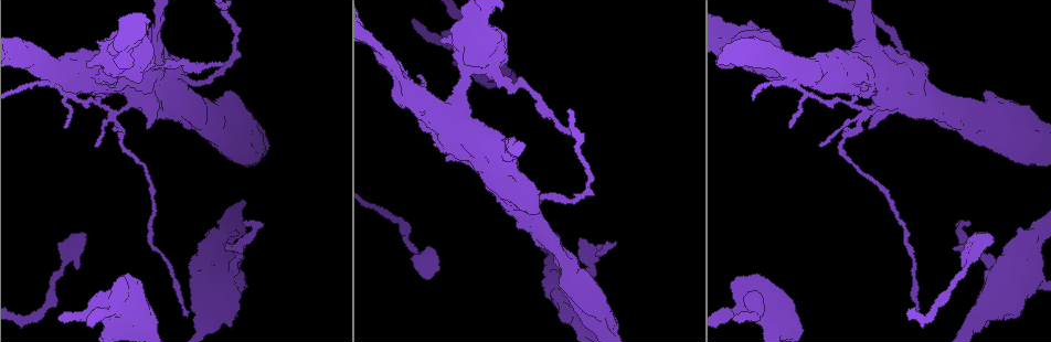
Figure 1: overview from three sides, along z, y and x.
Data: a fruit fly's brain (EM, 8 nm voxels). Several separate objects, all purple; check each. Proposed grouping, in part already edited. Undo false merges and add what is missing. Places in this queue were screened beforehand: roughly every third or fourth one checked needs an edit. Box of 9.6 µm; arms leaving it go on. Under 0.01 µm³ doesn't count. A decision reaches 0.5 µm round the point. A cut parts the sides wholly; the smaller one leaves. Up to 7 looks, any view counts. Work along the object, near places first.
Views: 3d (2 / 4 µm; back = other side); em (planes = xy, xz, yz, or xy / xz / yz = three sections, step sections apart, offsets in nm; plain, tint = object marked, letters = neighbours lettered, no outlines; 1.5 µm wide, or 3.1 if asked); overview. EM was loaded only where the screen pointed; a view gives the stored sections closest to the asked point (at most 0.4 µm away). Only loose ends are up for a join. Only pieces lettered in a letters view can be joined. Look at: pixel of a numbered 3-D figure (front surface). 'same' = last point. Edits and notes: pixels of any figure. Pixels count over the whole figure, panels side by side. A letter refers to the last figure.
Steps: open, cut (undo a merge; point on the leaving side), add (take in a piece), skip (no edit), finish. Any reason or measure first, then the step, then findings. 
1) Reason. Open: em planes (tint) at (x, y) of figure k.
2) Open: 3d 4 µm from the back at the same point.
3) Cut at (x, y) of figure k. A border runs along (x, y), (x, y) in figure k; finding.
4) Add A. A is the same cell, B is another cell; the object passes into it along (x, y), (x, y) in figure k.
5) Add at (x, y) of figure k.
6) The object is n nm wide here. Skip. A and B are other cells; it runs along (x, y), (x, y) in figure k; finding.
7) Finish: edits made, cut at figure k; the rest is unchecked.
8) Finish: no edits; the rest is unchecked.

Tapers out. Open: 3d 4 µm at (219, 65) of figure 1.

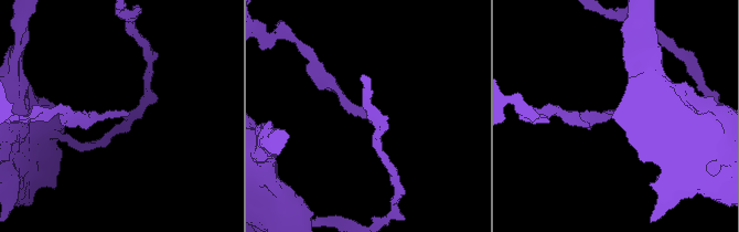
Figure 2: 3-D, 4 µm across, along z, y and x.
Open: em xy step 4 (tint) at (124, 116) of figure 2.

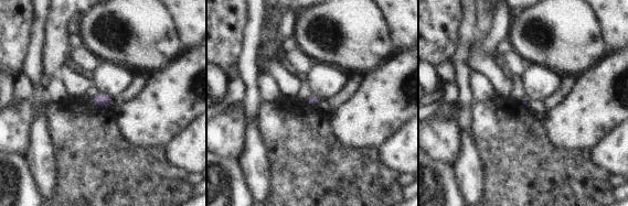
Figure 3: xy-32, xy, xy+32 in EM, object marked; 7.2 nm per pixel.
Another direction. Open: em yz step 8 (letters) at the same point.

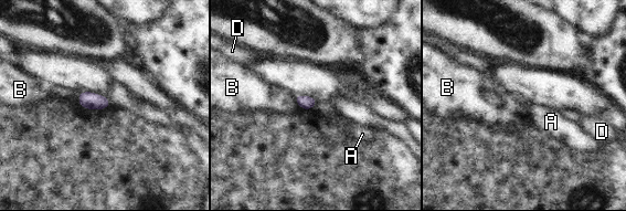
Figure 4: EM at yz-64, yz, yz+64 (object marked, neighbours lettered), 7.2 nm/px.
The object is 100 nm wide here; the longest contact is with B, 120 nm. Skip. A, B and D are other cells; none of them fits.

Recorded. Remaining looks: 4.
Branch stops here. Open: 3d 4 µm at (985, 92) of figure 1.

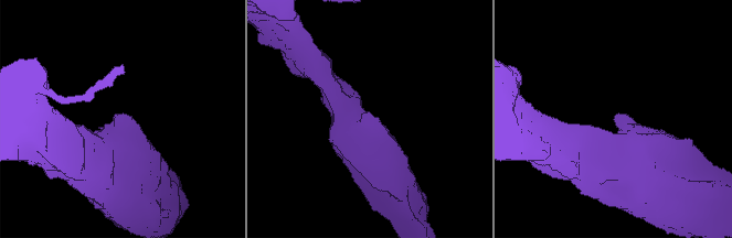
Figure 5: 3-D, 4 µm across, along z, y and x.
Shape alone is not enough. Open: em xz step 4 (tint) at (616, 117) of figure 5.

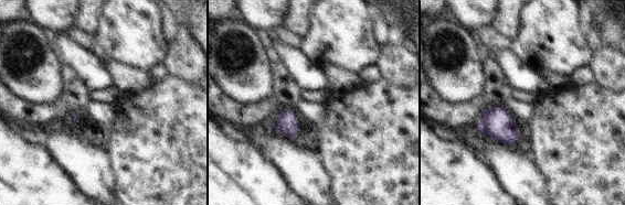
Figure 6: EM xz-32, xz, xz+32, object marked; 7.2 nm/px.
Cut it another way. Open: em yz step 8 (letters) at the same point.

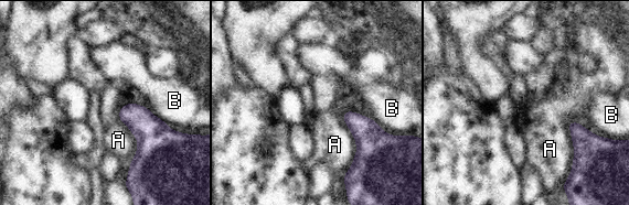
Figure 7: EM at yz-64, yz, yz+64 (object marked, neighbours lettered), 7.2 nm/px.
The longest contact is with A, 460 nm. Skip. A and B are other cells; none of them fits.

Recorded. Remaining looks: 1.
Thick end. Open: em planes (letters) at (114, 281) of figure 1.

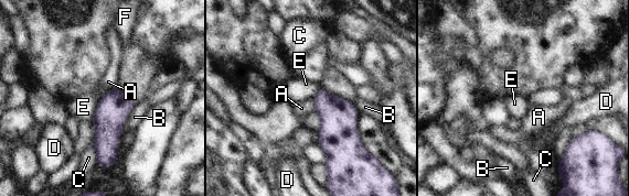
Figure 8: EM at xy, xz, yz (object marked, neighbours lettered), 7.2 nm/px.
The longest contact is with B, 220 nm. Skip. A, B, C, D, E and F are other cells; a border runs along (115, 86), (100, 99) in figure 8; none of them fits.

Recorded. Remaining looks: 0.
Finish: no edits; the rest is unchecked.

